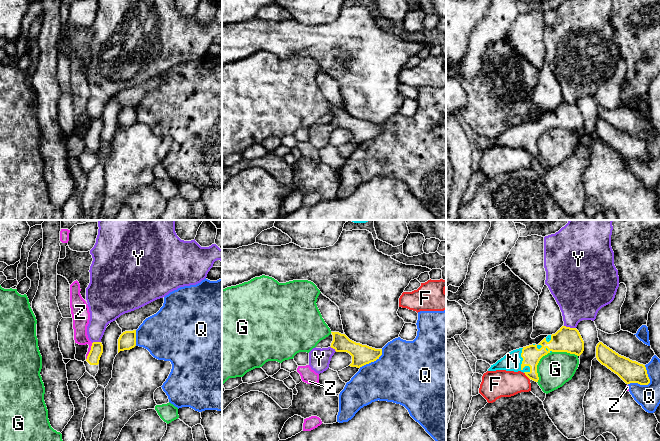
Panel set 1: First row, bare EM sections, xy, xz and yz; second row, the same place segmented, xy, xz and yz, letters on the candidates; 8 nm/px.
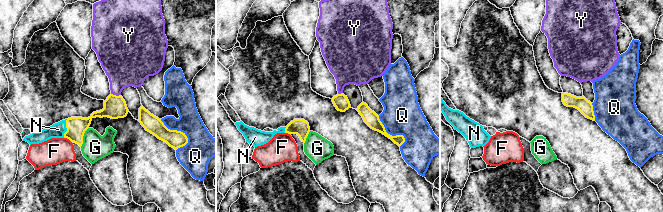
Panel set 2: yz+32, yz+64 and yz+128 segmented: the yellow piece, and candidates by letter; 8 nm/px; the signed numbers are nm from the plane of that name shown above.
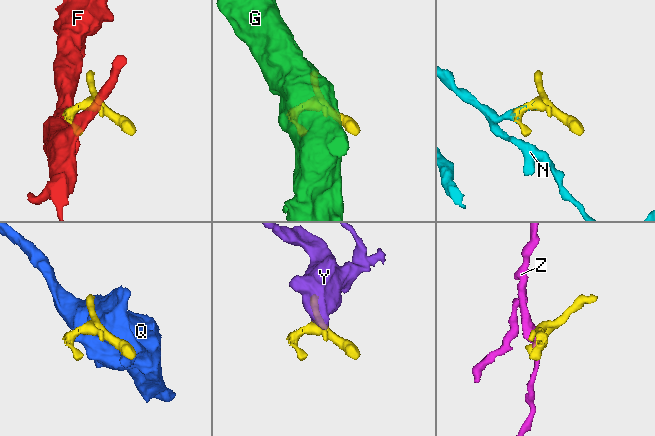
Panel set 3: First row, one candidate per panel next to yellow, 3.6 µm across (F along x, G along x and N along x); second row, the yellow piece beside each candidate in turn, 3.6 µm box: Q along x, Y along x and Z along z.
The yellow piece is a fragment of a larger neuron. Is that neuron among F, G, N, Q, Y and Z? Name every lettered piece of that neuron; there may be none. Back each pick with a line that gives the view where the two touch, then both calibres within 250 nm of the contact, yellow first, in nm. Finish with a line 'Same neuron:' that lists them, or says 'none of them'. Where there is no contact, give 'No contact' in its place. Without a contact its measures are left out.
Same neuron: none of them

